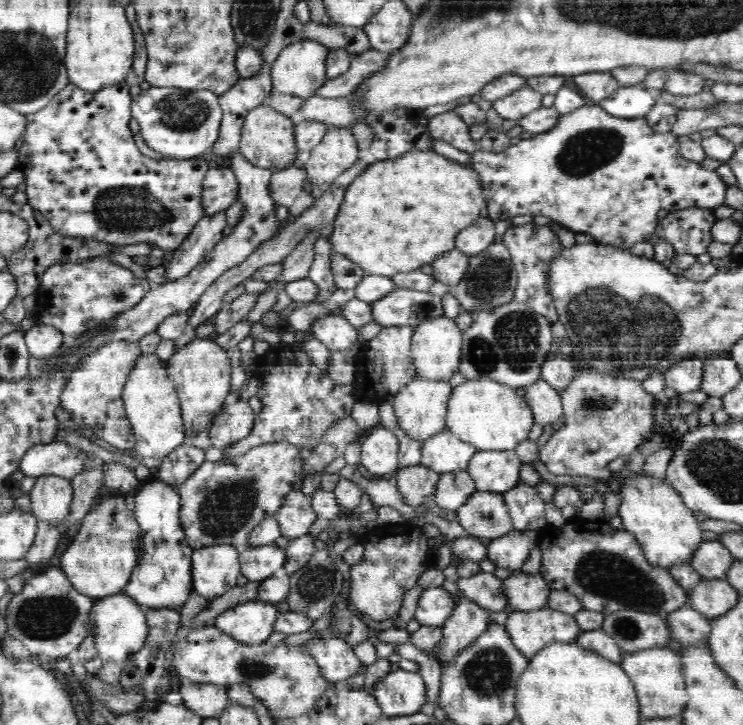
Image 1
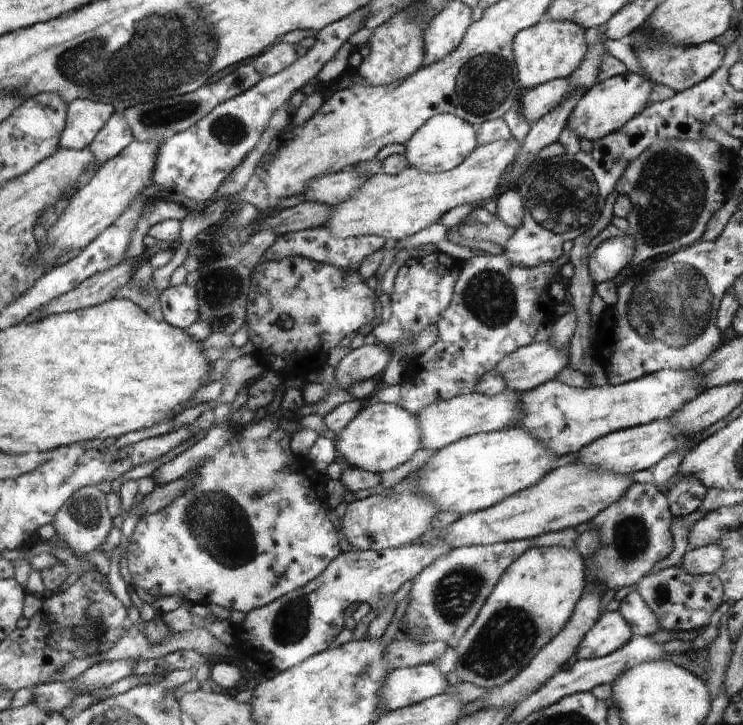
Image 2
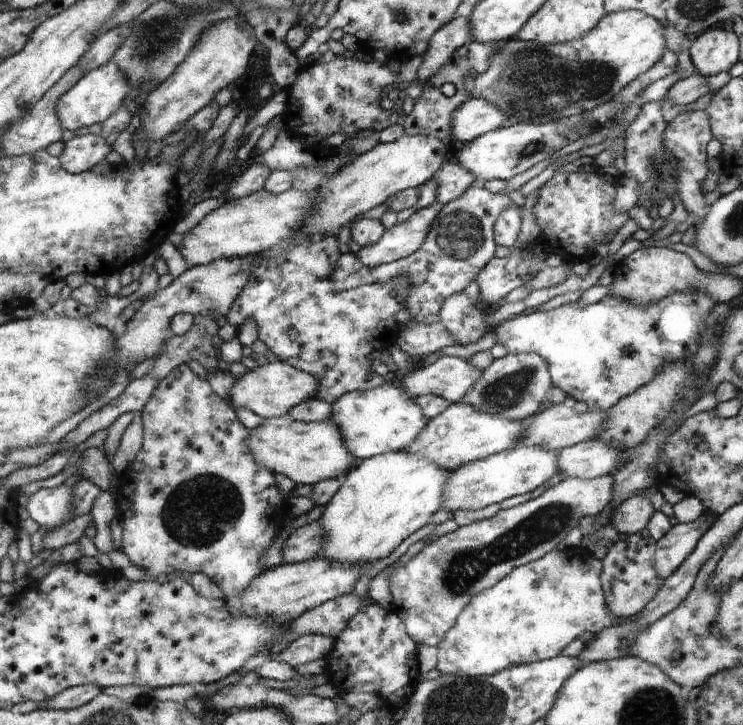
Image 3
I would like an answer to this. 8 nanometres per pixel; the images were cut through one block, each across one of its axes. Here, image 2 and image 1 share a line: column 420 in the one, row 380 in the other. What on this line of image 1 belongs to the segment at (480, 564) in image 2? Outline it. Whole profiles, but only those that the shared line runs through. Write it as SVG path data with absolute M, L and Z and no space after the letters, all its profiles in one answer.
M592 360L583 365L582 372L570 382L570 386L561 392L561 402L564 408L564 426L540 449L539 458L552 474L566 476L591 476L605 481L612 477L608 463L620 456L632 455L642 444L645 437L655 425L656 406L659 401L646 392L642 381L636 381L622 376L610 375L610 370L593 370L594 366L611 366L608 360Z

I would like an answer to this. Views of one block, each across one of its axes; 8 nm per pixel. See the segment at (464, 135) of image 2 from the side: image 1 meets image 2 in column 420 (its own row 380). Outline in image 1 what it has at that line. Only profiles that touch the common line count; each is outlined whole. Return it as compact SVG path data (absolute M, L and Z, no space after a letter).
M153 355L138 357L122 392L123 408L136 438L135 451L142 457L164 458L185 442L187 432L182 423L181 403L170 381L167 365Z

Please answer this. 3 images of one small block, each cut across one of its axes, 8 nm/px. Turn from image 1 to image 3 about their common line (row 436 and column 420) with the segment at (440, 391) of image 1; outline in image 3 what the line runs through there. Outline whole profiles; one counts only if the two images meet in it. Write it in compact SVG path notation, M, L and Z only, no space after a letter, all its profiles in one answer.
M392 380L374 390L344 394L331 406L330 419L338 424L347 440L348 450L360 461L406 449L429 424L416 400Z

